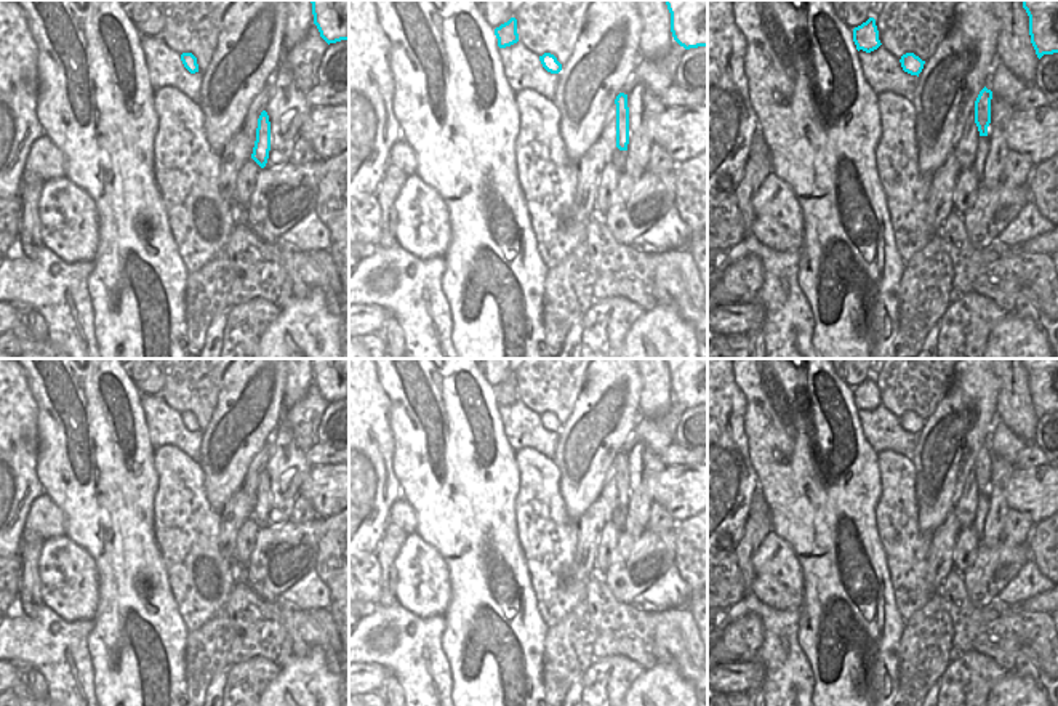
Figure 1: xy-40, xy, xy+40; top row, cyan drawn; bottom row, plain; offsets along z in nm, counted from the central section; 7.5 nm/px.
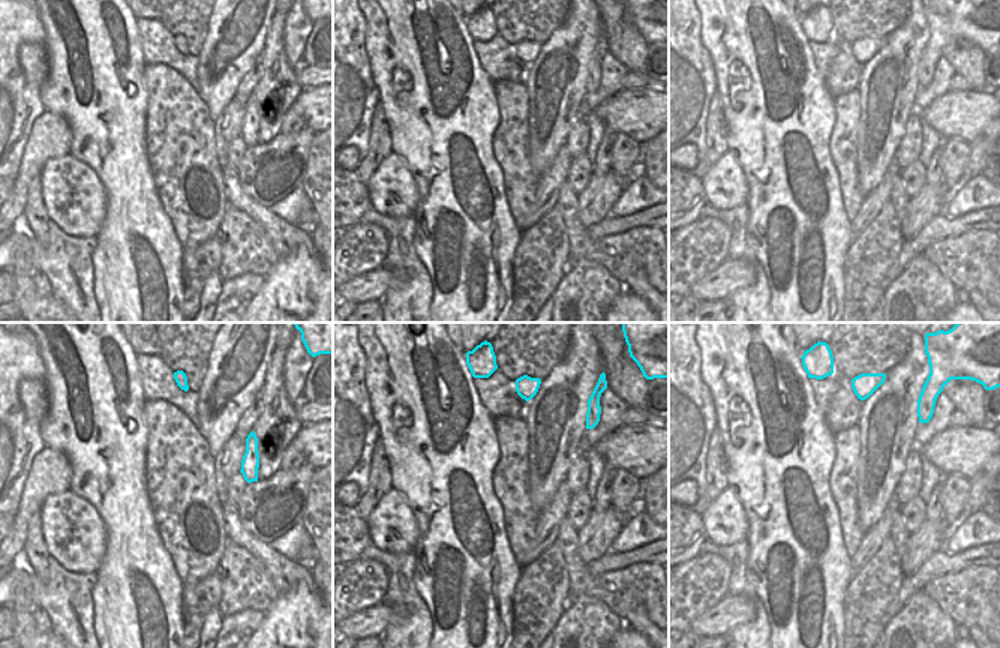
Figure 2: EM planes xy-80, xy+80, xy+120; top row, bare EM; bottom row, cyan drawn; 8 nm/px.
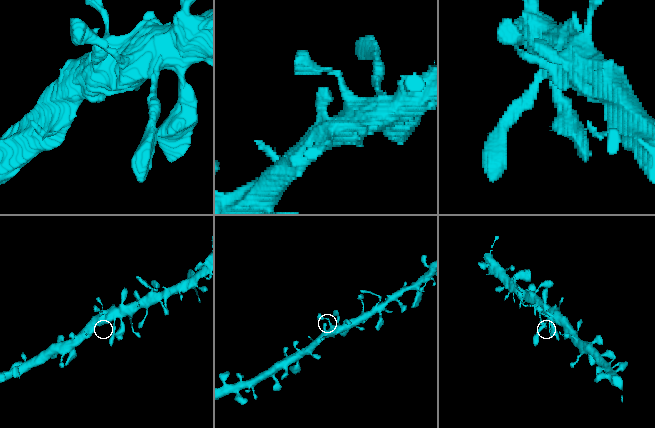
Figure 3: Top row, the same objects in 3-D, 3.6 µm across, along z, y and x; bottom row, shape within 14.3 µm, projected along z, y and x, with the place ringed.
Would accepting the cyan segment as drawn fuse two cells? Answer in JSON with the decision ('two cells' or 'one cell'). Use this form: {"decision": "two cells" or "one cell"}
{"decision": "one cell"}

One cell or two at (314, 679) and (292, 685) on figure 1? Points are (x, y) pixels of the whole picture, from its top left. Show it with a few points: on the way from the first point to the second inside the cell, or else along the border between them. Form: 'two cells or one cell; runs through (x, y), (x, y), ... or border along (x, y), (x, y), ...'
one cell; runs through (309, 684), (296, 685)

